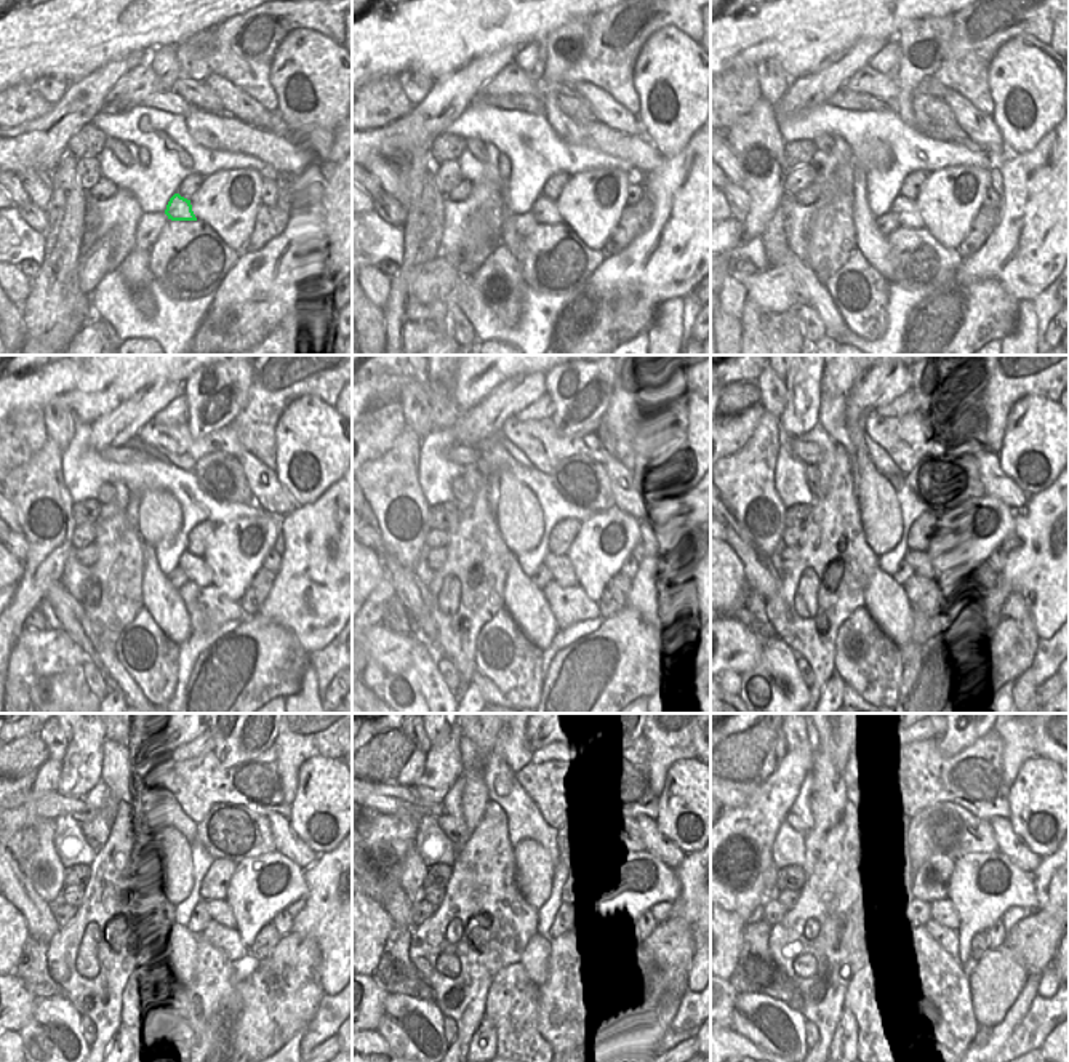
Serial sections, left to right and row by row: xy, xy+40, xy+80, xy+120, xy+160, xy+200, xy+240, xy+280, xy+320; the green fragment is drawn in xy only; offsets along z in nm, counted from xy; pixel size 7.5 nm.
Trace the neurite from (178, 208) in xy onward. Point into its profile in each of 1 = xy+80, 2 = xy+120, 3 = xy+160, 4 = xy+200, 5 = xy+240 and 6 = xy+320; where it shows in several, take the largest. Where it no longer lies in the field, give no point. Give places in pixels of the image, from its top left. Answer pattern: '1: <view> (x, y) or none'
1: xy+80 (906, 211)
2: xy+120 (194, 566)
3: xy+160 (562, 571)
4: xy+200 (920, 562)
5: xy+240 (220, 910)
6: xy+320 (943, 910)

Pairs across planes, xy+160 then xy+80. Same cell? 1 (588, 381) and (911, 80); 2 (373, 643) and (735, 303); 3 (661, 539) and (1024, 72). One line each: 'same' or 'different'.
1: same
2: different
3: different

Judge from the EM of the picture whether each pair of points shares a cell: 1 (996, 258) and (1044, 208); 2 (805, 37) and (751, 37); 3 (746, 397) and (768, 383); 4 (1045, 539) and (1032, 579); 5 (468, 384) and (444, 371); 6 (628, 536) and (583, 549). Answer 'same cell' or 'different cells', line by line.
1: same cell
2: same cell
3: different cells
4: same cell
5: different cells
6: same cell

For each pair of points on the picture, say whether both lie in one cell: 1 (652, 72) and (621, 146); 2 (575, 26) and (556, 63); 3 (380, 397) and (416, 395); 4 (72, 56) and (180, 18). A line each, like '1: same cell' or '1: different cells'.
1: different cells
2: same cell
3: different cells
4: same cell

